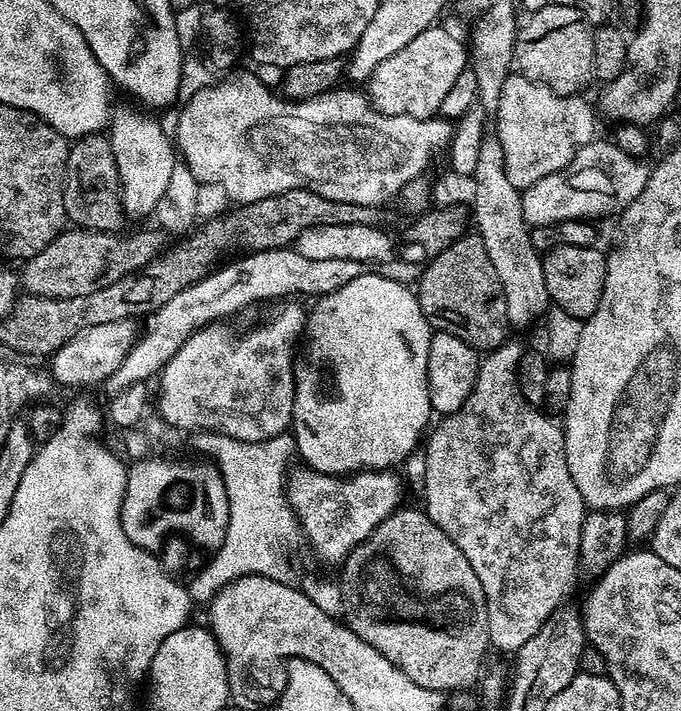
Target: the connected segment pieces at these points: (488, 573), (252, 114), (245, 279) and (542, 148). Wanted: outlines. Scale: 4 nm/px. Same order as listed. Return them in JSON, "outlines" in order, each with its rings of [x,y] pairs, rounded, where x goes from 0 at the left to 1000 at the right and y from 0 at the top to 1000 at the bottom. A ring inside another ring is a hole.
{"outlines":[[[[747,475],[730,489],[721,491],[705,508],[705,525],[699,527],[696,549],[690,549],[690,560],[671,579],[656,581],[646,598],[627,609],[623,630],[623,709],[628,727],[642,737],[652,750],[684,779],[684,790],[702,807],[702,819],[708,819],[708,830],[714,835],[714,858],[717,859],[717,903],[724,913],[755,920],[830,848],[828,844],[846,827],[846,810],[852,805],[852,758],[855,757],[855,734],[860,724],[860,710],[855,695],[849,695],[849,684],[843,684],[843,672],[837,672],[837,661],[831,655],[831,627],[828,626],[828,603],[821,595],[803,591],[778,565],[767,560],[767,549],[761,543],[758,522],[761,509],[769,502],[771,485],[762,484],[756,475]]],[[[341,98],[333,103],[330,113],[319,111],[305,124],[289,129],[285,136],[269,142],[270,153],[264,158],[264,165],[258,169],[258,186],[256,184],[256,203],[261,210],[261,219],[270,228],[283,248],[295,260],[319,259],[338,280],[347,281],[348,288],[372,287],[385,278],[396,278],[402,273],[414,273],[420,267],[438,267],[439,264],[454,264],[461,273],[473,273],[473,278],[485,278],[490,284],[508,284],[510,287],[530,287],[539,293],[552,293],[564,287],[568,281],[580,283],[586,277],[587,269],[605,253],[618,252],[611,243],[611,219],[605,219],[605,208],[590,211],[590,177],[605,174],[601,163],[580,163],[579,160],[561,160],[548,152],[539,134],[533,128],[521,129],[517,124],[495,121],[485,129],[474,129],[470,135],[463,135],[454,141],[426,141],[416,134],[407,132],[401,125],[391,122],[388,117],[376,108],[374,100],[347,101]]],[[[429,346],[352,357],[348,366],[319,376],[291,398],[256,414],[244,430],[220,440],[210,451],[209,466],[194,482],[194,491],[185,504],[179,504],[179,515],[173,515],[173,520],[167,520],[167,526],[153,536],[151,550],[159,550],[157,556],[166,558],[191,543],[222,536],[222,529],[225,533],[241,519],[244,509],[261,498],[267,481],[273,481],[273,475],[279,475],[279,470],[298,457],[327,451],[335,447],[329,444],[341,444],[380,422],[411,425],[433,418],[429,416],[433,411],[457,419],[490,414],[490,408],[502,408],[508,397],[520,397],[520,391],[530,388],[535,381],[537,371],[532,367],[515,367],[514,363],[455,367]]],[[[761,101],[746,105],[733,136],[728,165],[733,177],[743,179],[743,204],[739,210],[749,217],[761,217],[742,219],[746,252],[758,264],[768,267],[790,256],[790,250],[802,250],[802,245],[825,239],[825,233],[836,231],[855,205],[869,201],[877,190],[875,169],[858,138],[852,132],[819,135]]]]}

